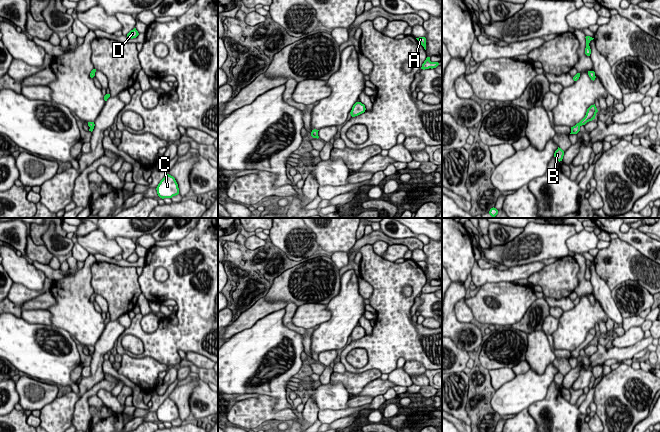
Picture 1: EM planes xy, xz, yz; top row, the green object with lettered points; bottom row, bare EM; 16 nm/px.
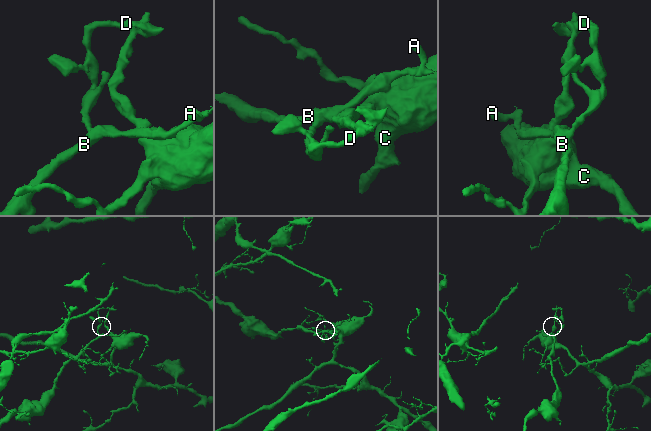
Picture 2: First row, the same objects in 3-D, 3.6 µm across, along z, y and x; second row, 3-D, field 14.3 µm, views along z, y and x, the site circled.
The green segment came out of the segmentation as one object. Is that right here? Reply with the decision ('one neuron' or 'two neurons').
two neurons

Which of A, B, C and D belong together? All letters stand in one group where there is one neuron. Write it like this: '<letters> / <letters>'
A B / C D

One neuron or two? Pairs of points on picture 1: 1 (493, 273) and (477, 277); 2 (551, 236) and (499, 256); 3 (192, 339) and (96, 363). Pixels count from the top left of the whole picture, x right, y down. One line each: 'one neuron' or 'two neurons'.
1: one neuron
2: one neuron
3: two neurons

